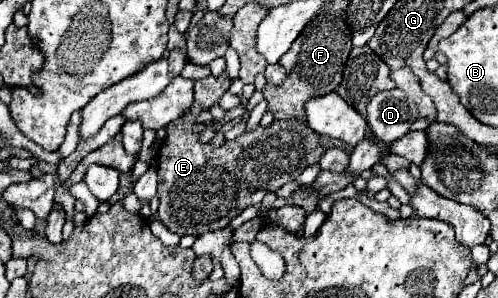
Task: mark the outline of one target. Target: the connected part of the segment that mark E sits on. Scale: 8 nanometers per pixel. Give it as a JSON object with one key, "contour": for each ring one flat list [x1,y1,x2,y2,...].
{"contour":[[228,74,196,80,194,106,182,118,166,126,166,138,158,148,158,216,170,232,180,236,200,236,226,228,236,214,248,206,258,206,268,192,276,192,280,186,296,180,306,166,316,164,324,154,318,132,298,118,258,126,256,130,244,132,234,142,224,142,220,148,210,142,200,142,200,136,194,132,198,124,196,118,200,112,218,104,228,86]]}

